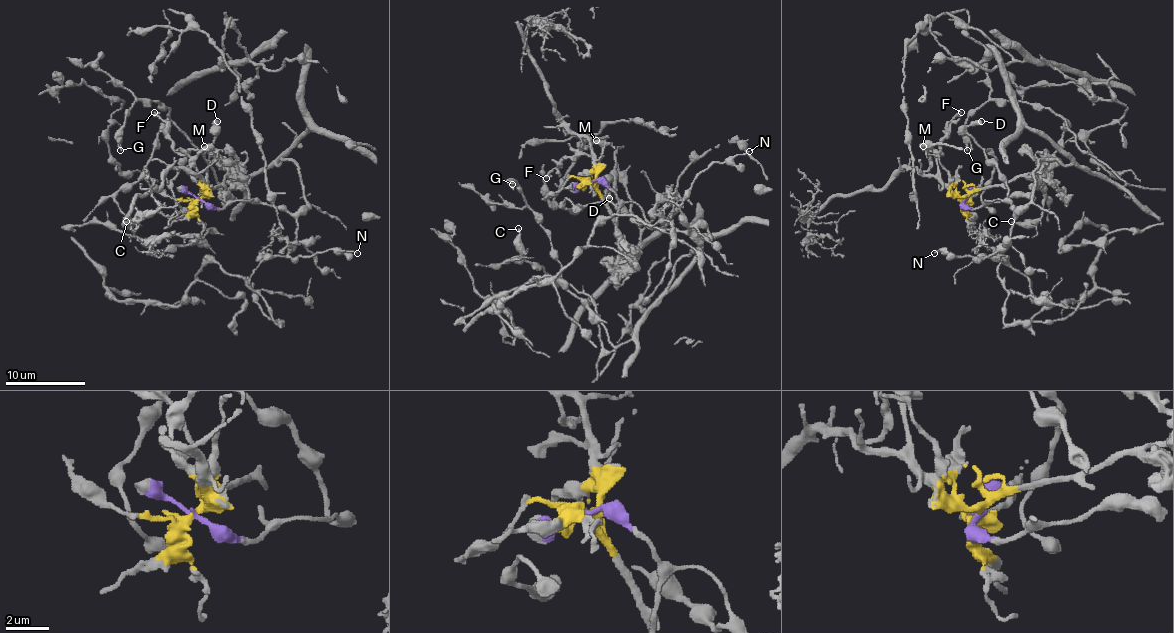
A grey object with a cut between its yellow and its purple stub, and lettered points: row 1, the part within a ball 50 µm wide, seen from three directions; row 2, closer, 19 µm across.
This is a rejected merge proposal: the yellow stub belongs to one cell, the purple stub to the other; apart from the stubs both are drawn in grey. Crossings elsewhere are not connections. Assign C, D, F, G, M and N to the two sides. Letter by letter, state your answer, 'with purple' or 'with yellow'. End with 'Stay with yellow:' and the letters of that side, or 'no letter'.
C: with purple
D: with purple
F: with yellow
G: with purple
M: with yellow
N: with purple
Stay with yellow: F, M

